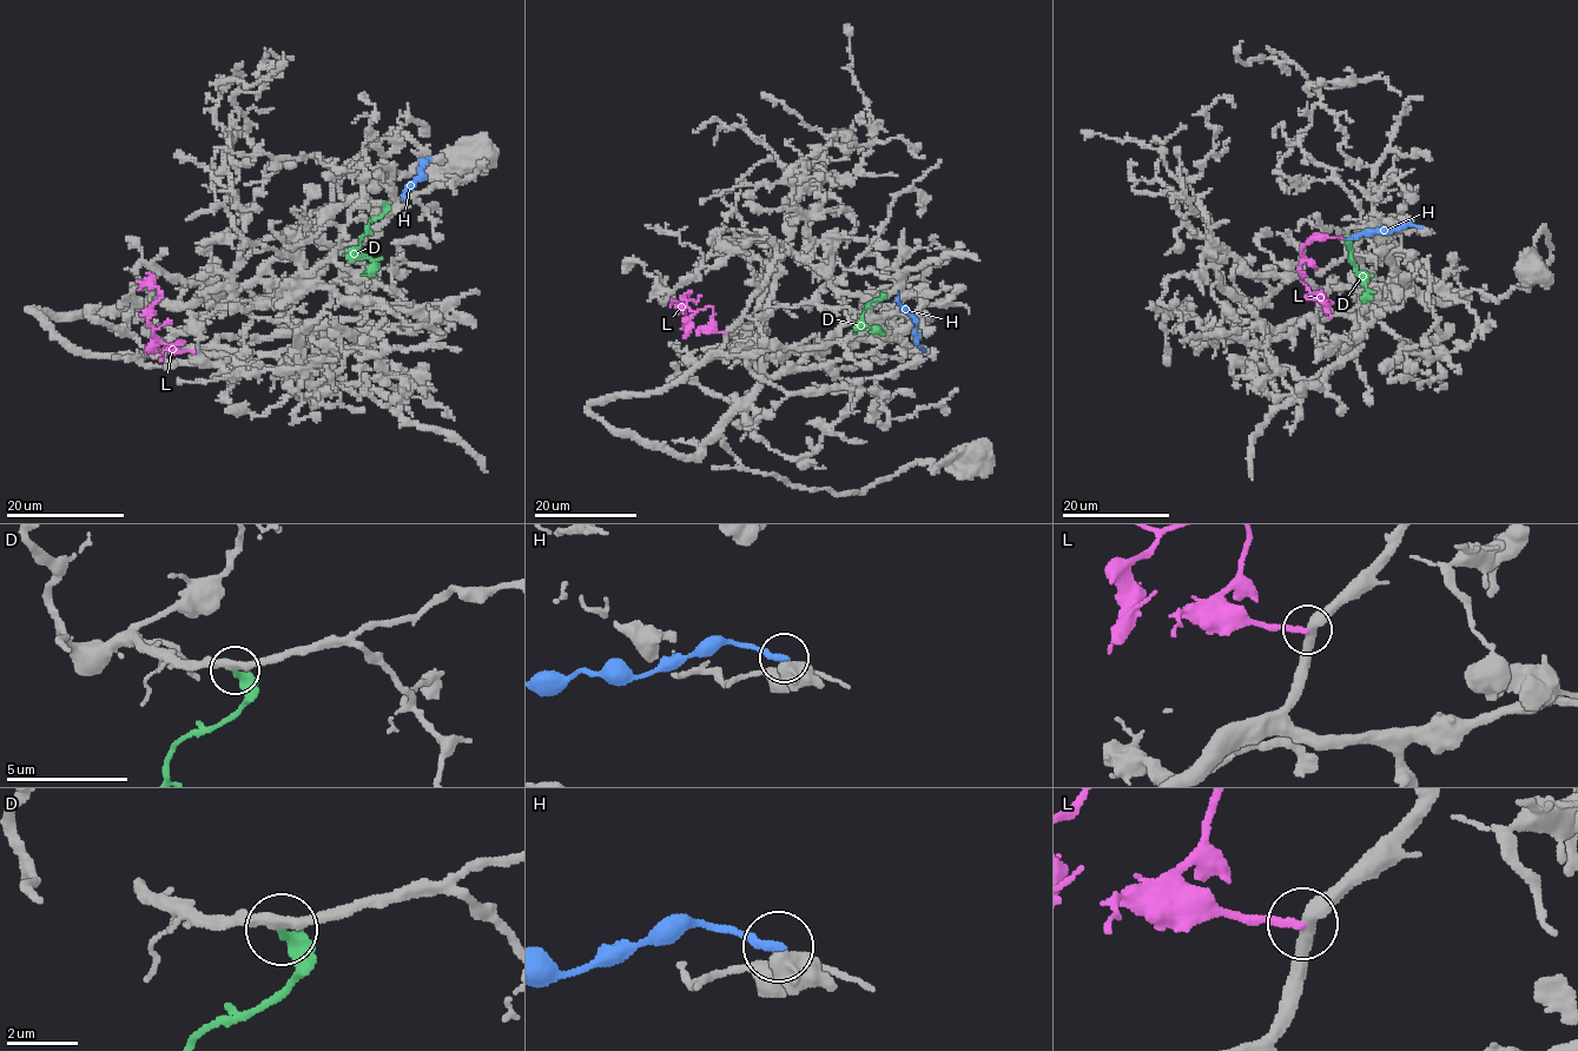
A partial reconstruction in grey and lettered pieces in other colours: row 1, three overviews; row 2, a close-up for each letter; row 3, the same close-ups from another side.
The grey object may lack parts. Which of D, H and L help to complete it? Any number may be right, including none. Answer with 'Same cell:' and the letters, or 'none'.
Same cell: D

